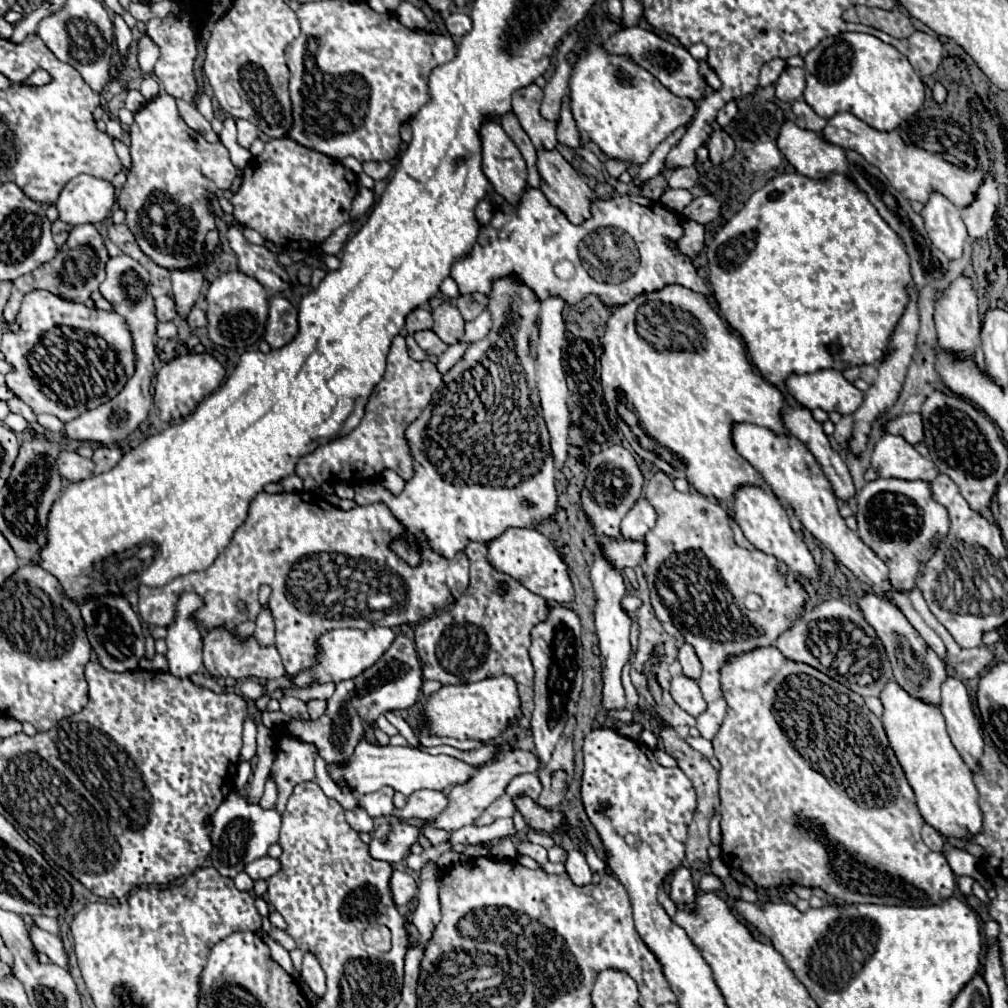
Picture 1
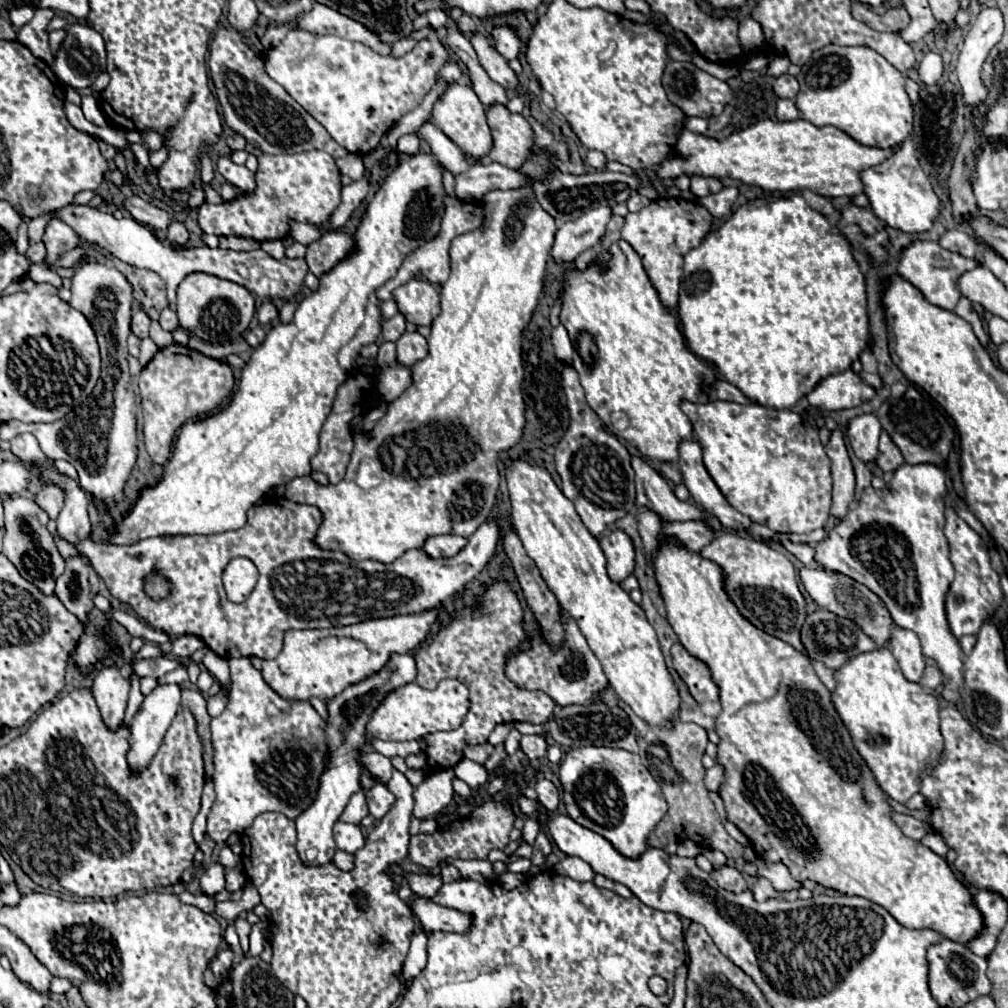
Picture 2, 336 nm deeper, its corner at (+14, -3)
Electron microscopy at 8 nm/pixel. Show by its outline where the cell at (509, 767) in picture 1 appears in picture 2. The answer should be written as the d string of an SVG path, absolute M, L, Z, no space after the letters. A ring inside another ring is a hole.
M523 735L523 739L521 739L521 751L527 755L527 759L533 765L541 757L545 757L545 753L547 753L547 741L543 737L539 737L539 735Z

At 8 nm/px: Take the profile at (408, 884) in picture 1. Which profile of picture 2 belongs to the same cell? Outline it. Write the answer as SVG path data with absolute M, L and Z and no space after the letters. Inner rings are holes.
M413 897L413 913L419 917L425 931L453 931L453 933L467 933L471 929L473 917L461 913L457 909L447 909L433 903L427 897Z

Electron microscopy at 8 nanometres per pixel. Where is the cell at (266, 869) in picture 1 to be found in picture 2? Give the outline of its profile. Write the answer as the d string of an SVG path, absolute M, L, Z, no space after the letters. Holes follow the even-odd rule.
M215 863L199 877L199 893L215 895L223 889L225 889L225 871L219 863Z

